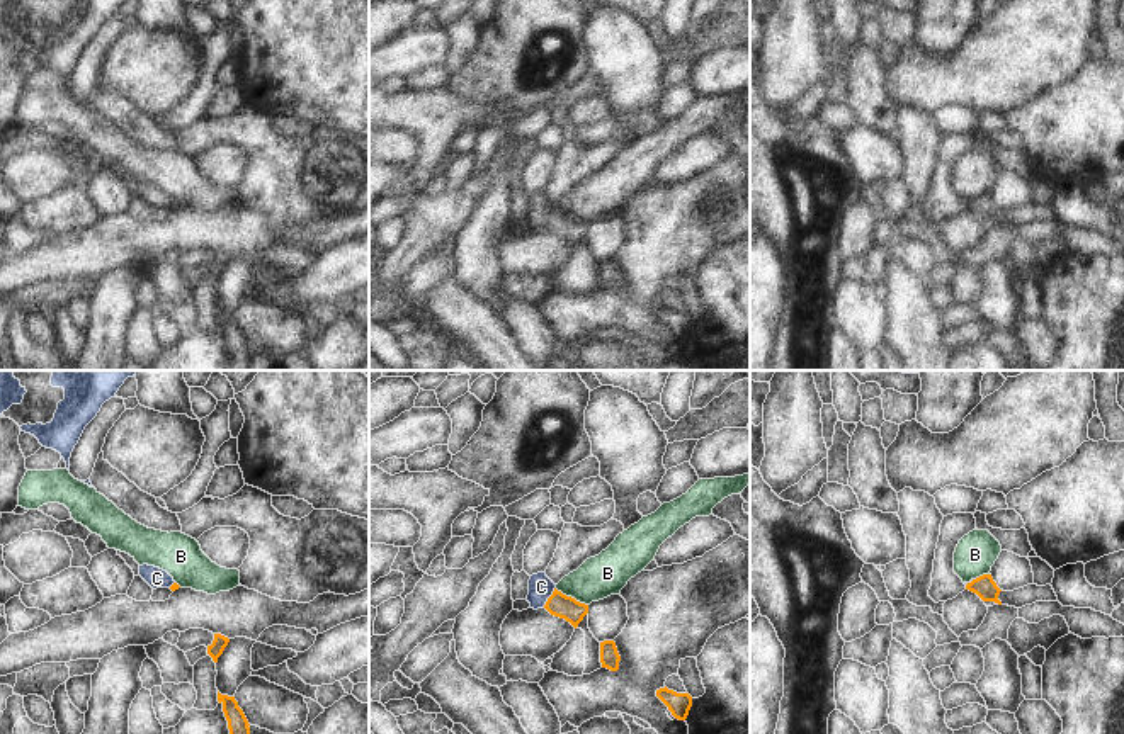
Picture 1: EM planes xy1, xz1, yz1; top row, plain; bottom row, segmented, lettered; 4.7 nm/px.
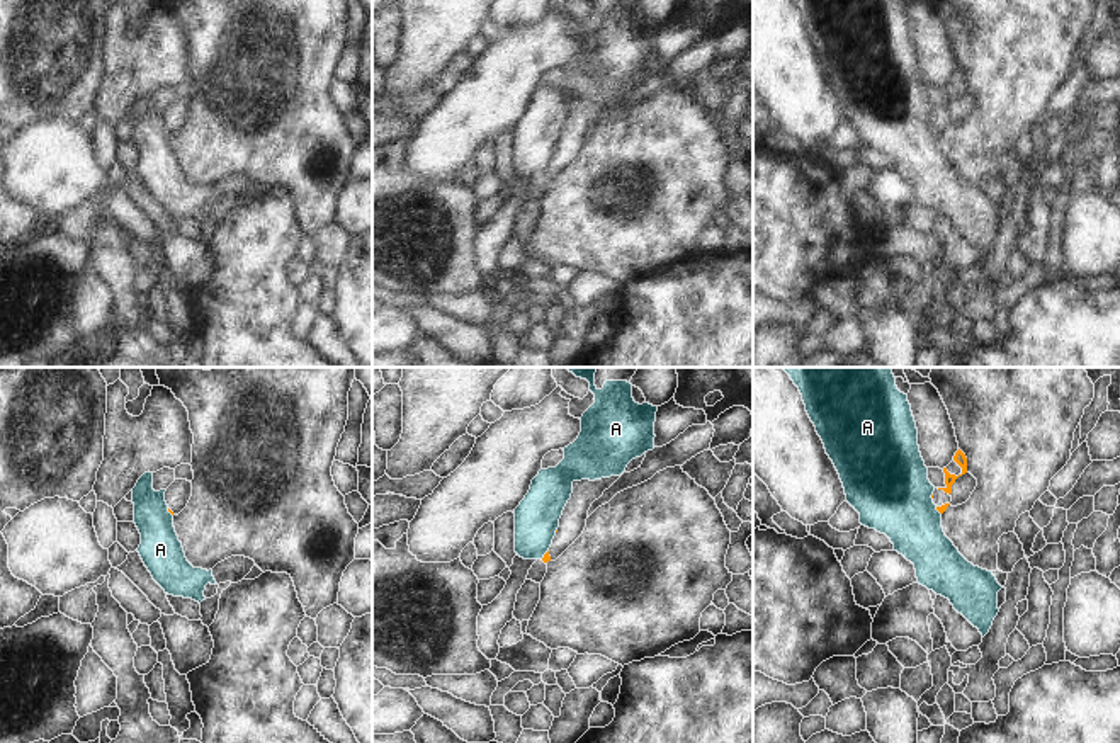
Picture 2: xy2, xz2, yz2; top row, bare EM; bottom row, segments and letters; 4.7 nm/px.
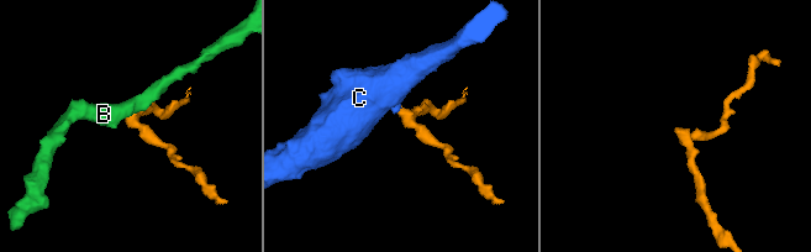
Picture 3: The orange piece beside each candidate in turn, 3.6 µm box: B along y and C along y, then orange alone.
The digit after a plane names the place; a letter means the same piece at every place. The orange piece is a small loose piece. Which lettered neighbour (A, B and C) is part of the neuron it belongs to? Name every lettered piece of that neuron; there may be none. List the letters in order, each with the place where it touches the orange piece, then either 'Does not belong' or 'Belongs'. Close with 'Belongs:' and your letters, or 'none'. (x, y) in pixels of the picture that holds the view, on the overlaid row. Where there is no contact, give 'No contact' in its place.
A: Touches orange at xz2 (544, 555). Does not belong
B: Touches orange at xz1 (570, 597). Does not belong
C: Touches orange at xz1 (550, 597). Belongs
Belongs: C.

